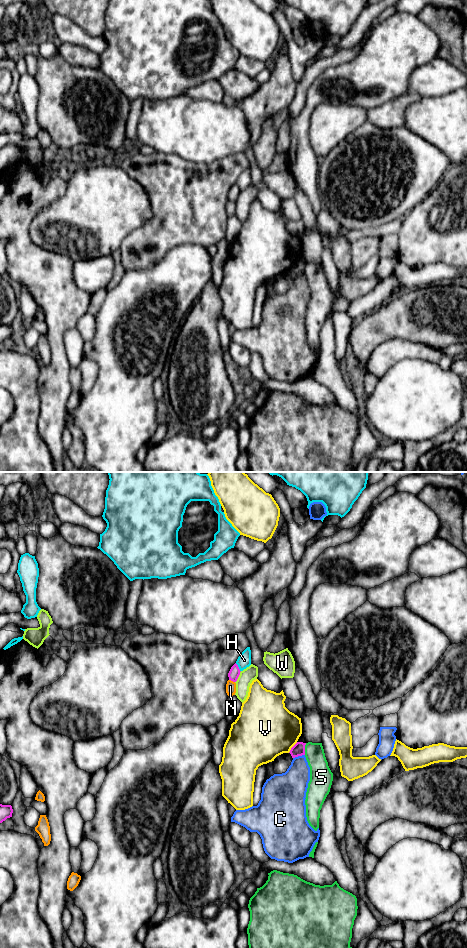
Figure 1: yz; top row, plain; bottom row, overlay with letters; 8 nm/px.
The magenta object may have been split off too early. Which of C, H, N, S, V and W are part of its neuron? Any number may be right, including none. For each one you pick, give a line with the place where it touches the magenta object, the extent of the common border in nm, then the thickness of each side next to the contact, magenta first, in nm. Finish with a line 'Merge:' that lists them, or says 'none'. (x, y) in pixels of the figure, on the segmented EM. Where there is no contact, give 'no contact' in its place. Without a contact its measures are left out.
Merge: none

